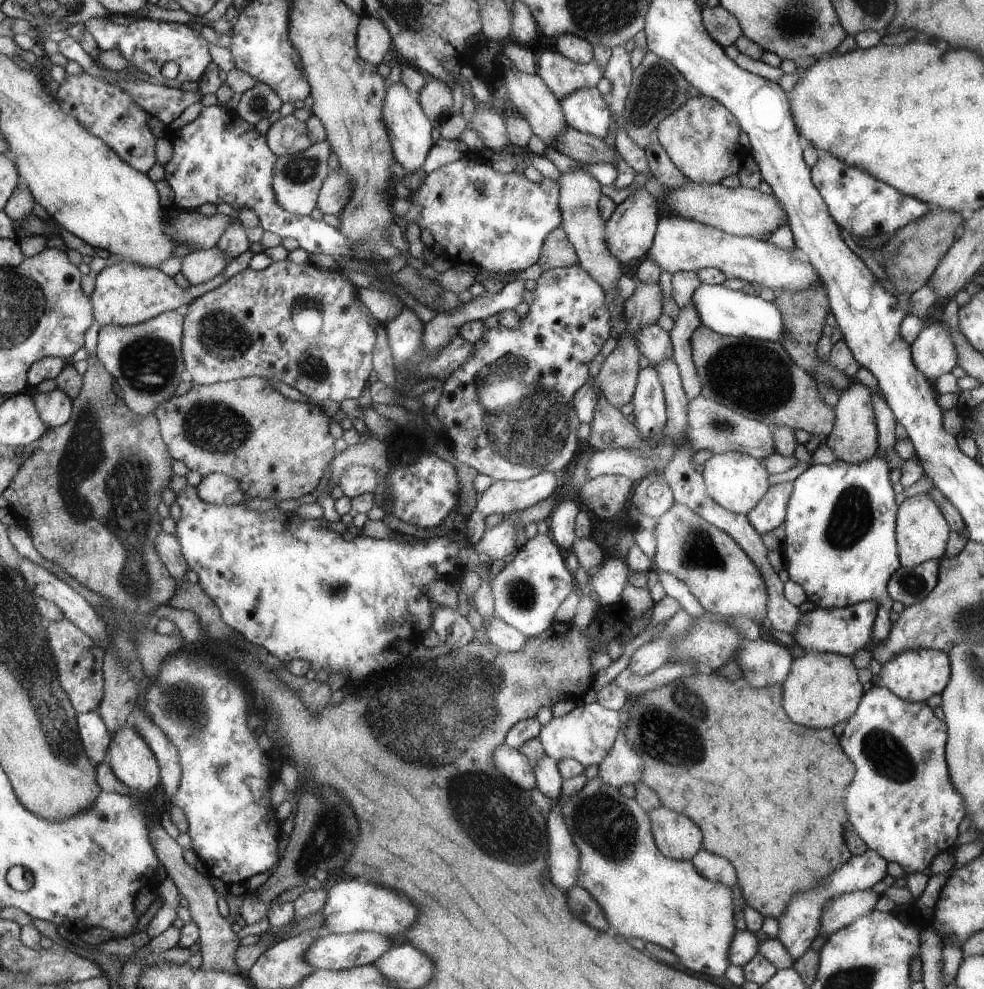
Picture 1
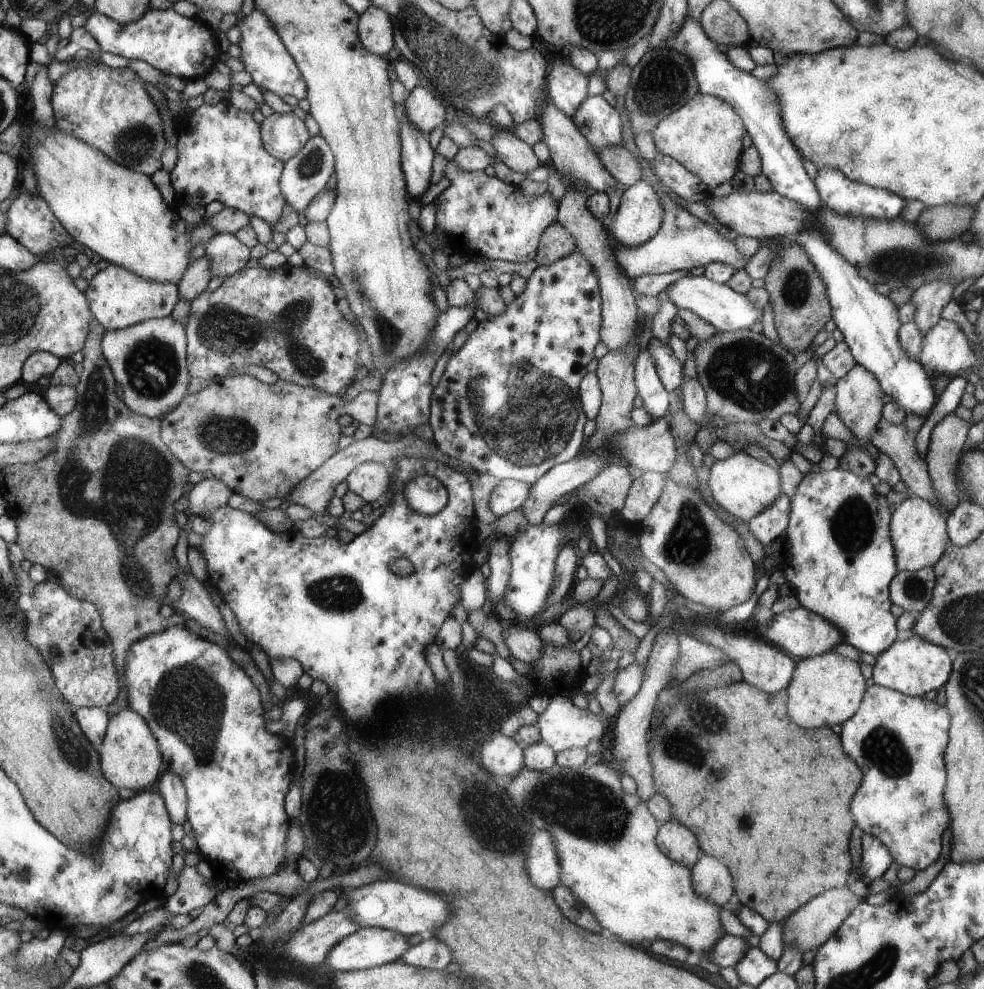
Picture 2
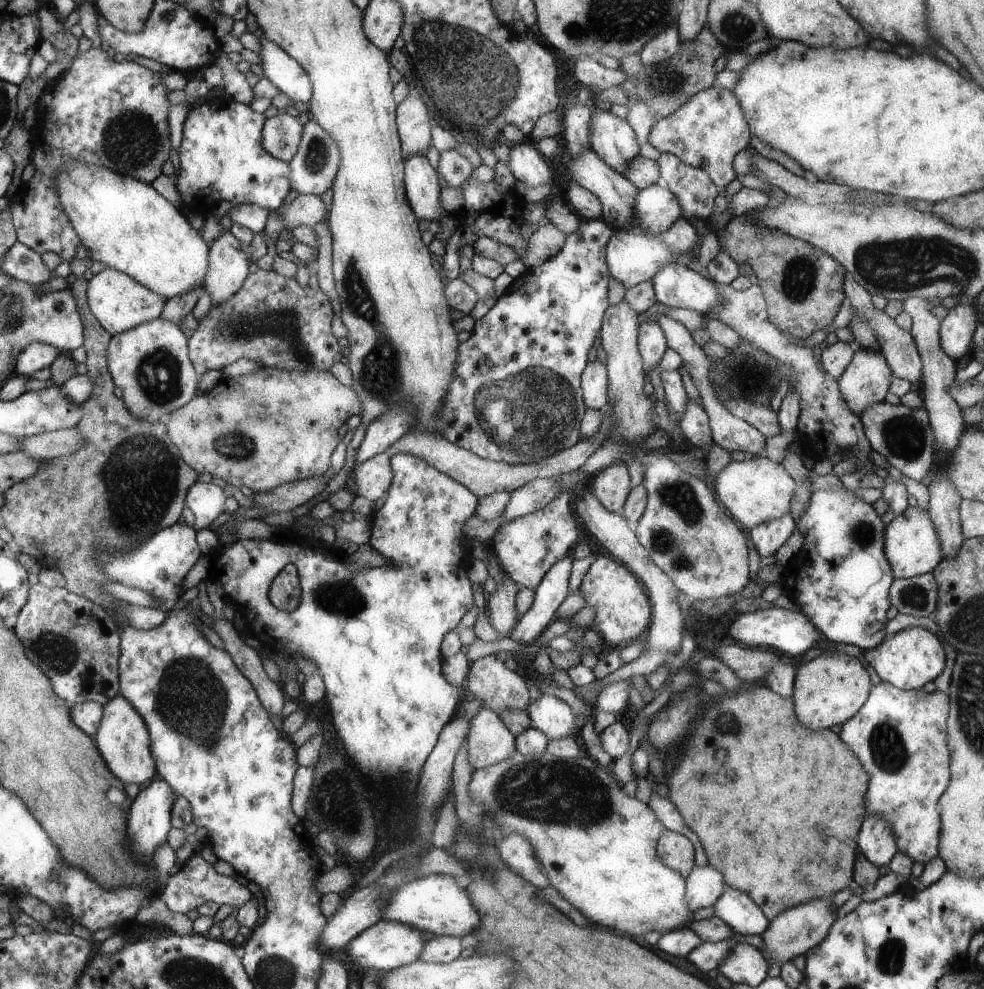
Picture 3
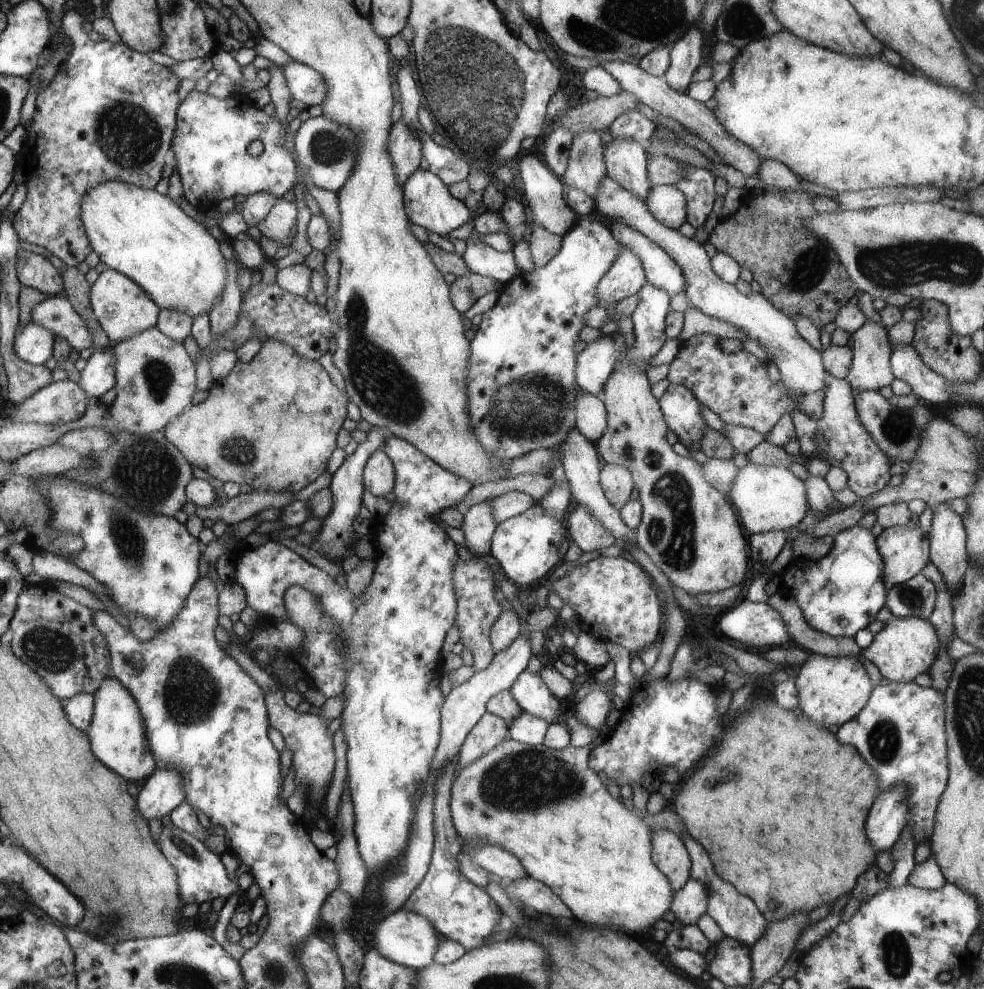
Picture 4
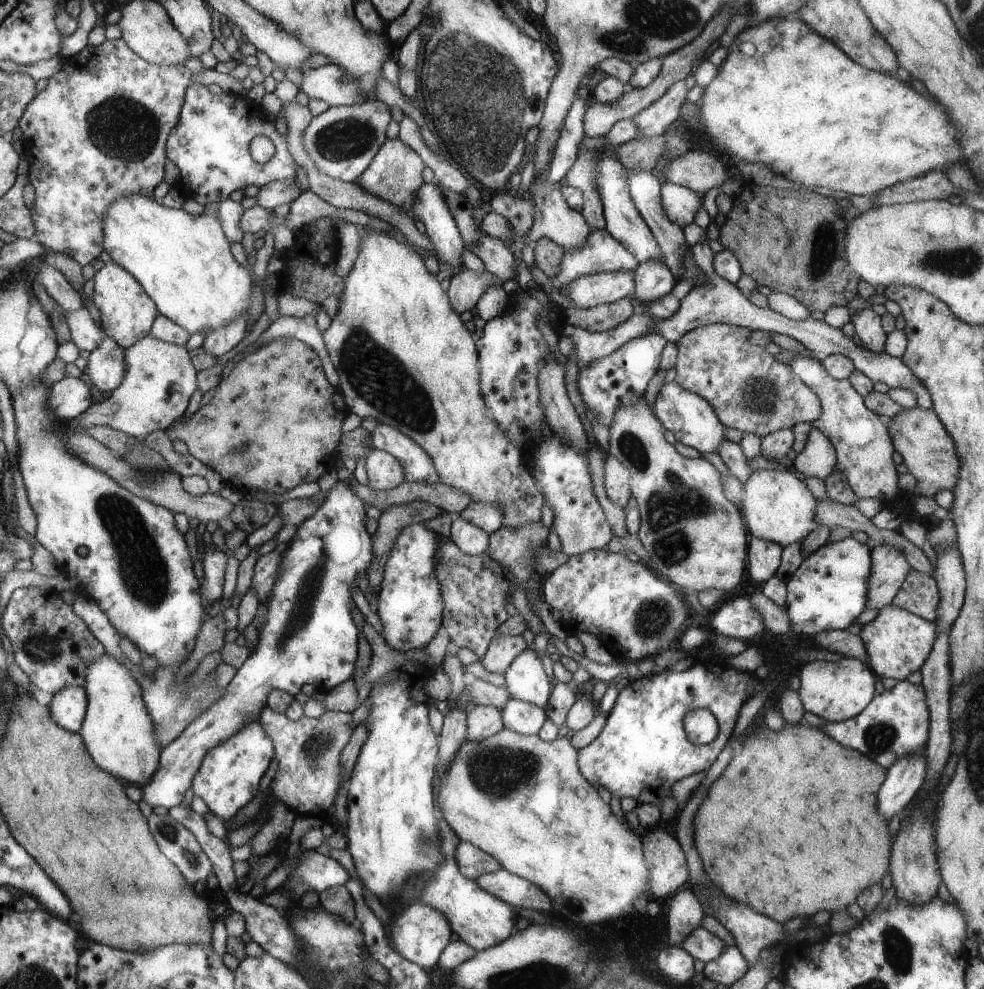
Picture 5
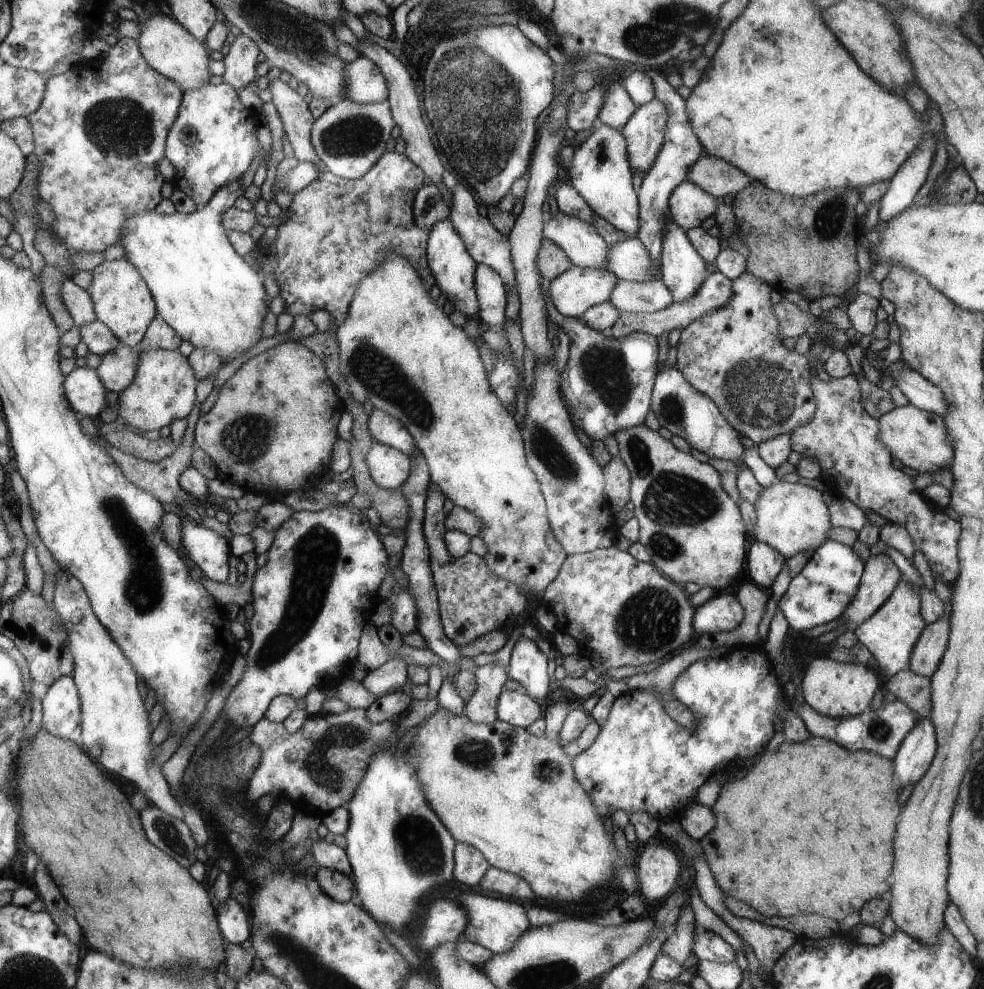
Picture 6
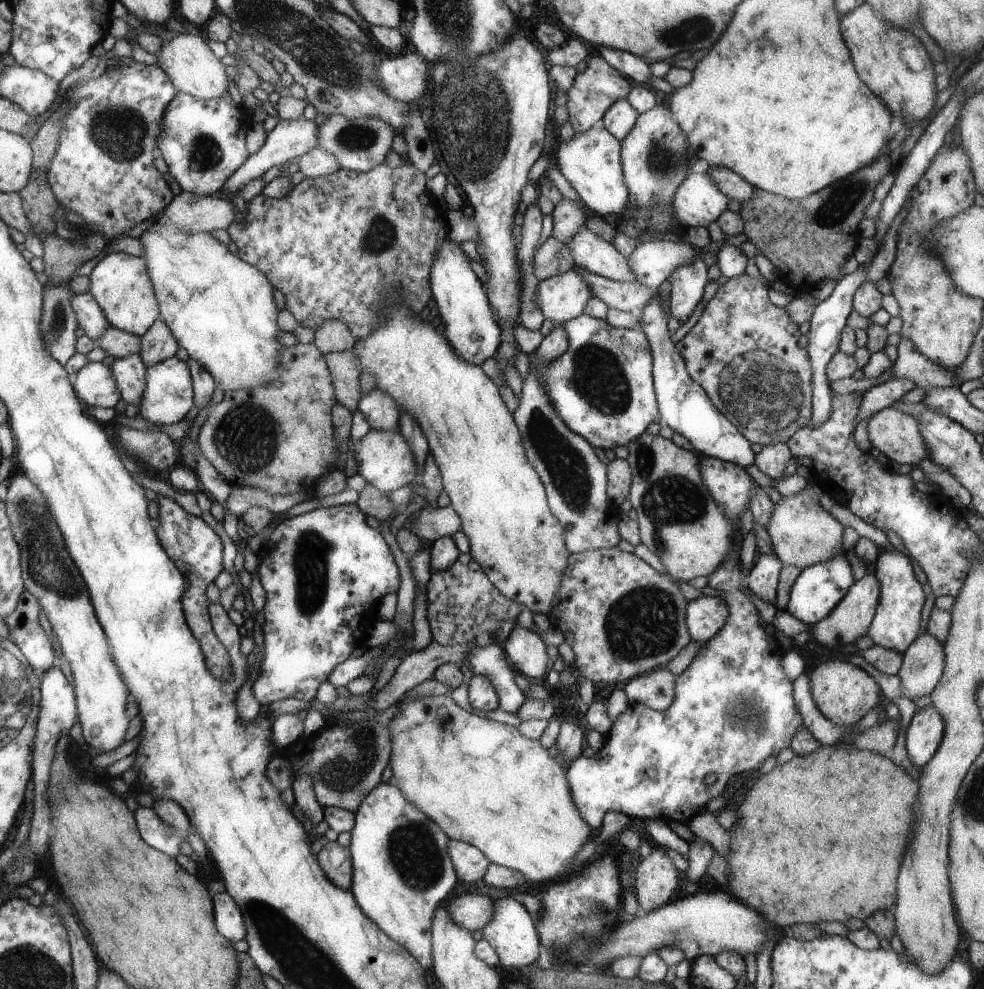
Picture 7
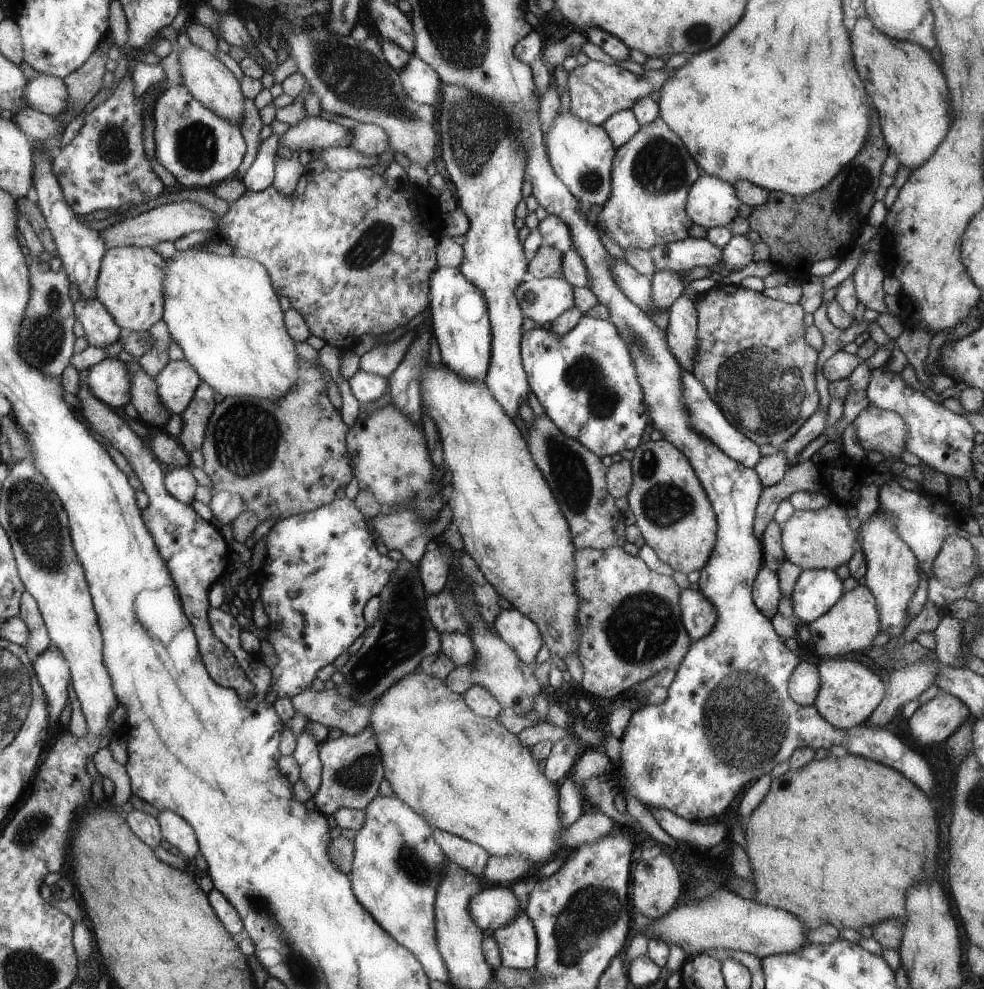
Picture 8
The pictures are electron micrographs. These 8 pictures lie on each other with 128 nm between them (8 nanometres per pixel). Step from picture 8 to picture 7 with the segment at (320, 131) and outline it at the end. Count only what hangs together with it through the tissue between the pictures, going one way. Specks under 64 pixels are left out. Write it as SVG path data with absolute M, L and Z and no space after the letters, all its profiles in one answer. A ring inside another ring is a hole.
M300 118L298 120L284 120L277 121L275 128L268 133L264 146L260 149L260 152L252 155L247 159L247 162L231 176L227 186L223 188L220 193L224 198L231 198L232 195L239 192L244 185L251 183L252 180L260 178L263 174L272 166L276 164L289 163L295 161L297 158L304 156L306 152L318 148L318 124L314 120L306 120Z

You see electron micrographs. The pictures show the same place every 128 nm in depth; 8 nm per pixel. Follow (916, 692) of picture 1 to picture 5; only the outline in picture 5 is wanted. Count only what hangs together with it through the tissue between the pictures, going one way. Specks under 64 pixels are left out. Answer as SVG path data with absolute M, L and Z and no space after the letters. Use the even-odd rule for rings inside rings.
M899 606L884 608L878 616L862 625L858 634L868 655L868 662L881 679L906 680L912 672L919 671L934 650L938 633L936 624Z

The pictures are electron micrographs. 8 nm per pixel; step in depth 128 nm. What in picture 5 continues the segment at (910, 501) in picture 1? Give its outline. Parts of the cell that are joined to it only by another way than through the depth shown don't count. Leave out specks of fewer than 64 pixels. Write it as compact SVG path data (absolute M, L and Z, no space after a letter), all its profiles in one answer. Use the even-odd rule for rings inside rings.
M889 544L872 545L874 570L870 578L868 609L883 610L895 600L902 590L903 582L911 571L906 552Z

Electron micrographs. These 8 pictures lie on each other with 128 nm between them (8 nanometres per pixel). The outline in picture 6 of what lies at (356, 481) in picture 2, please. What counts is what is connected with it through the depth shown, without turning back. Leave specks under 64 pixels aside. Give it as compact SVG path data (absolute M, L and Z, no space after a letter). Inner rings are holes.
M376 440L366 454L366 464L372 480L381 489L399 489L411 476L410 457L399 449L380 444Z

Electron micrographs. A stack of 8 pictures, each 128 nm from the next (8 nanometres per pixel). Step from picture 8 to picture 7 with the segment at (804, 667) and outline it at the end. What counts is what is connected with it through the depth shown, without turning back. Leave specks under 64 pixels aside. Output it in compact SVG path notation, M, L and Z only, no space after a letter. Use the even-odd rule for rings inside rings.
M803 672L795 682L795 703L798 705L799 712L803 716L803 720L807 724L807 728L810 734L820 742L820 744L838 744L838 742L848 742L856 748L862 748L876 752L878 754L886 754L888 750L890 753L894 744L896 744L896 739L898 738L898 725L899 722L896 719L886 720L882 724L877 723L875 726L866 728L866 730L860 730L858 726L840 726L837 724L832 724L831 720L820 712L818 704L811 692L811 677Z

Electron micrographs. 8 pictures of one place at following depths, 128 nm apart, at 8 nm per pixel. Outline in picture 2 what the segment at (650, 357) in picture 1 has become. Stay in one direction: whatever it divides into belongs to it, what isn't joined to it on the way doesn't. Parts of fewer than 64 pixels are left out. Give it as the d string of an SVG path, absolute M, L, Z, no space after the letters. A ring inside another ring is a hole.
M652 337L647 345L650 356L656 362L656 370L660 377L660 382L664 388L672 395L683 386L683 365L672 352L670 345L664 344L664 341L656 340Z

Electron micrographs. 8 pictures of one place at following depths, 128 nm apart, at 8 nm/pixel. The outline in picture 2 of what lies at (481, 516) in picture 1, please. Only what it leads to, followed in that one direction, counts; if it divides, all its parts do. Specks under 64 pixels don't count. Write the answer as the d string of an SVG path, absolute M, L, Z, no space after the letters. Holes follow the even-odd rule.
M514 479L500 480L490 494L490 510L496 518L518 510L526 499L530 498L530 490L532 490L532 485Z

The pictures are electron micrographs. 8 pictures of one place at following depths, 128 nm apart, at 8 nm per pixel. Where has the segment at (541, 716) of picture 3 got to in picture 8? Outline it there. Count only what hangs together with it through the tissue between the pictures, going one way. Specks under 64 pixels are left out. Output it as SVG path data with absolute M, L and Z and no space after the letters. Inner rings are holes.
M514 608L502 609L494 620L493 628L526 664L536 664L538 650L542 648L542 633L531 617Z

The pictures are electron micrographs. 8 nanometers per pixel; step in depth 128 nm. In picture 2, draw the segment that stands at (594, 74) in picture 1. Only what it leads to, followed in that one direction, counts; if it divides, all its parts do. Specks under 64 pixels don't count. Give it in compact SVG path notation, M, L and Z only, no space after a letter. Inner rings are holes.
M554 60L546 74L546 91L558 110L574 118L578 106L588 98L588 81L589 76L568 62Z

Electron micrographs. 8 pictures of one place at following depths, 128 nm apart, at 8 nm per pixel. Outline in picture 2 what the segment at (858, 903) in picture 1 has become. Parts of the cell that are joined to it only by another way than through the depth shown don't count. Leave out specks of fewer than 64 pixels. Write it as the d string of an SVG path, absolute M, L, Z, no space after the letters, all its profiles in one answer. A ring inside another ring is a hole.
M847 886L828 889L822 895L815 896L810 902L800 907L788 920L784 920L782 925L782 940L784 950L790 946L798 946L802 952L814 950L819 945L824 944L842 926L846 916L854 910L860 903L860 897L854 892L850 892Z

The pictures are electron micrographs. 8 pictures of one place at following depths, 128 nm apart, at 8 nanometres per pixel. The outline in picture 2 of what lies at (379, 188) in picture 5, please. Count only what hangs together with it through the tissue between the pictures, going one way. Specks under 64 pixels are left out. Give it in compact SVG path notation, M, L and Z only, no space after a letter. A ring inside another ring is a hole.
M417 86L408 92L405 100L408 120L422 132L432 132L434 128L444 128L446 123L446 108L437 96L434 96L426 86Z

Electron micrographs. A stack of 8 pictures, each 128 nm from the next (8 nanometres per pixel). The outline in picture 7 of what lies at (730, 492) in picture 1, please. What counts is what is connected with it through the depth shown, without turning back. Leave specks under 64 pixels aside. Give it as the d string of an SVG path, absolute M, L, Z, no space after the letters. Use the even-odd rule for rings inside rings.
M805 483L800 496L796 494L792 498L782 497L782 500L774 505L767 531L774 553L783 561L783 566L796 566L803 571L813 564L845 554L846 550L842 548L845 527L820 504L820 494L823 493L820 483Z

